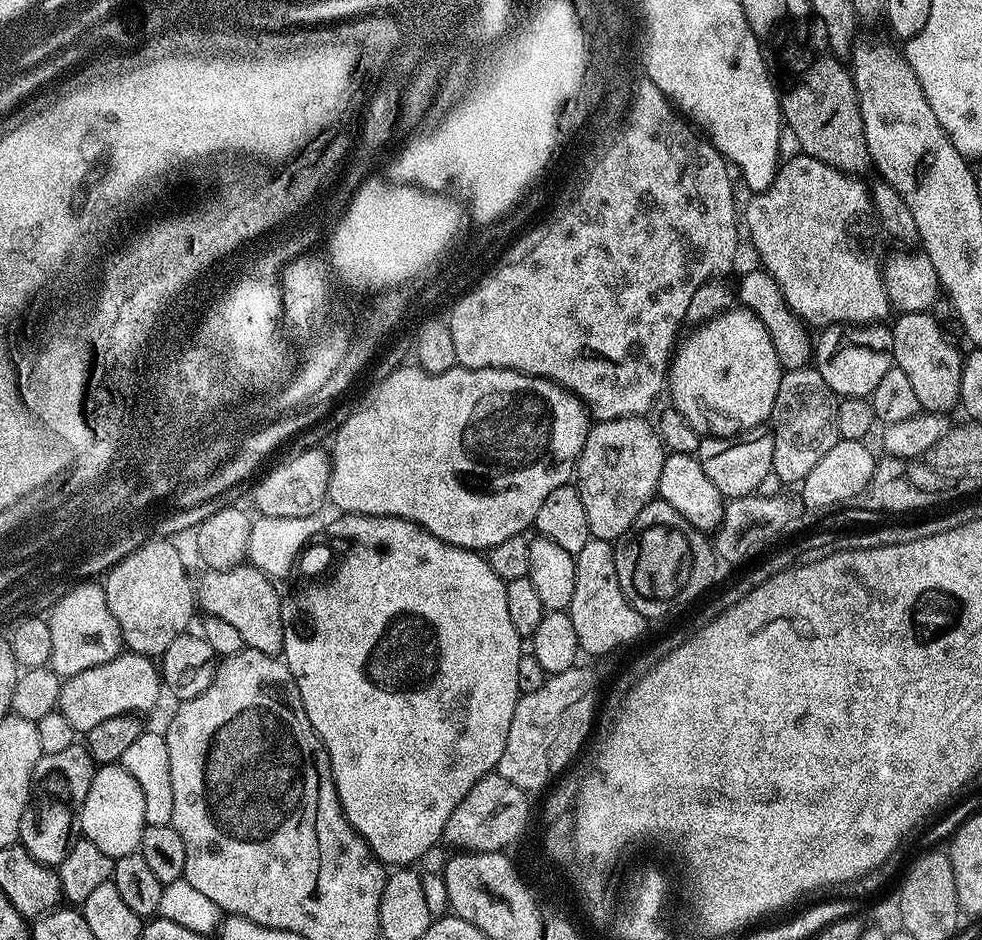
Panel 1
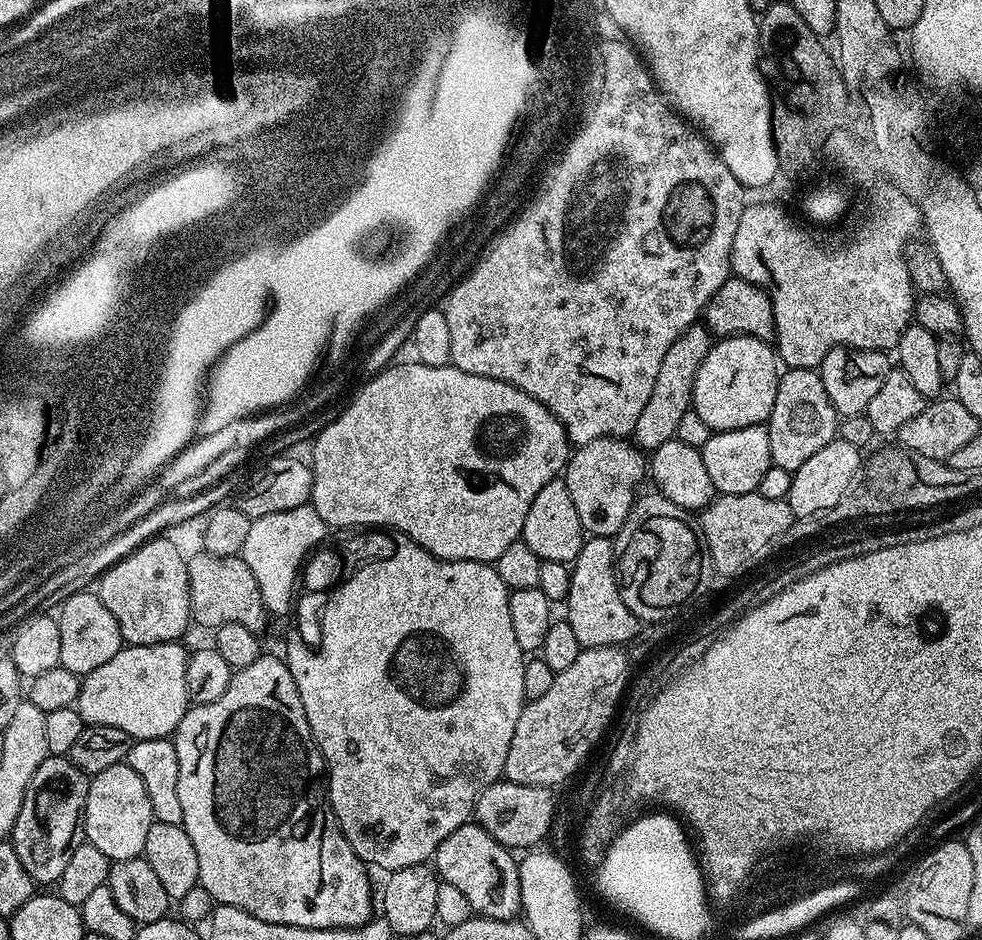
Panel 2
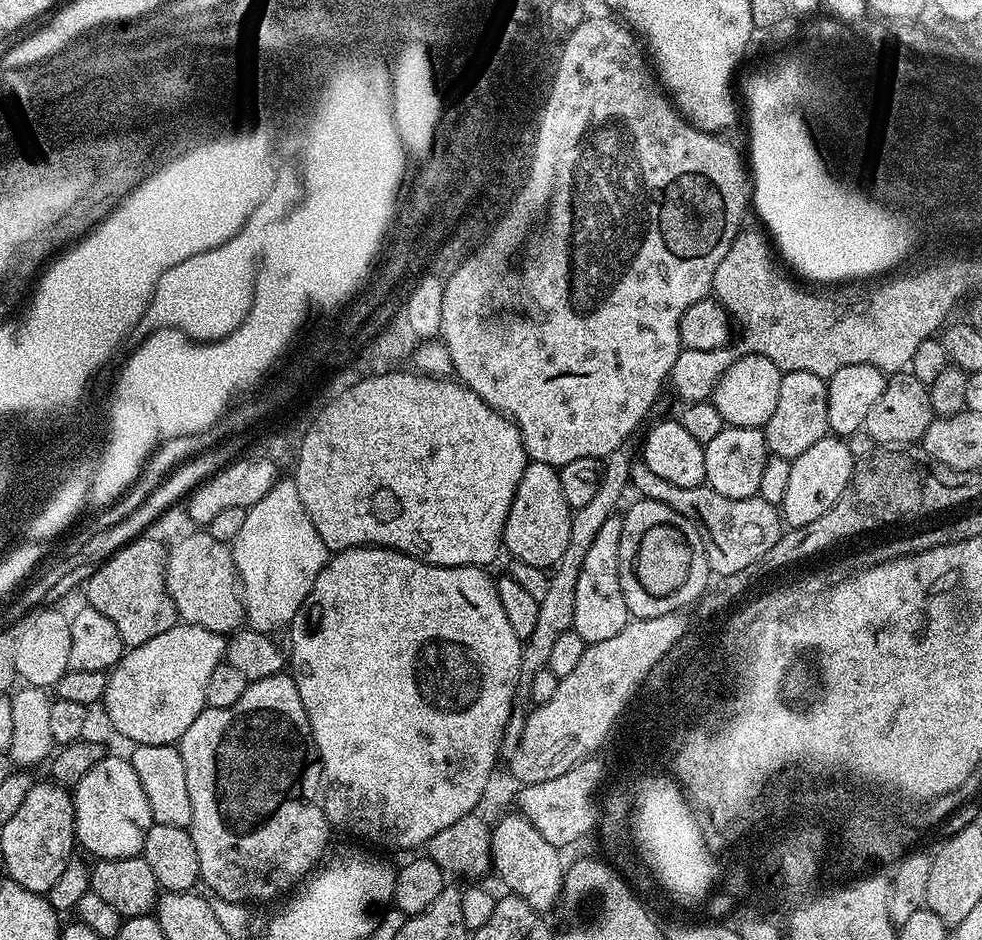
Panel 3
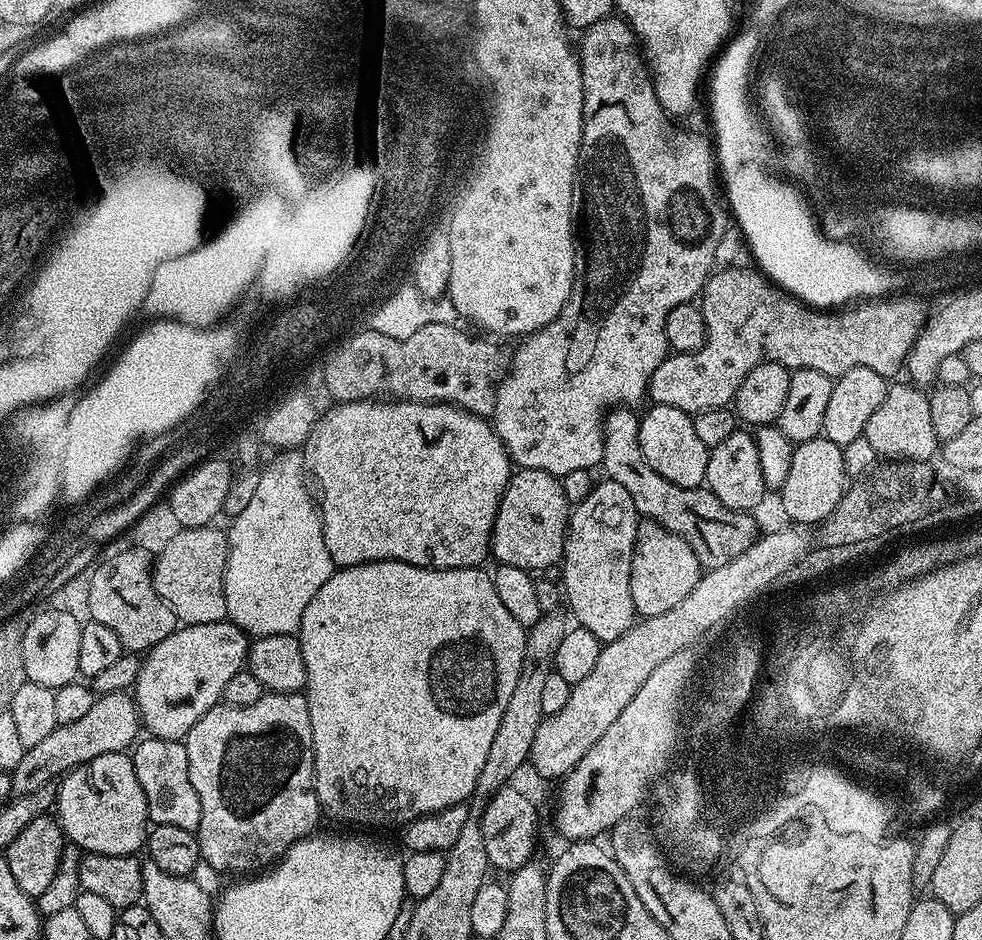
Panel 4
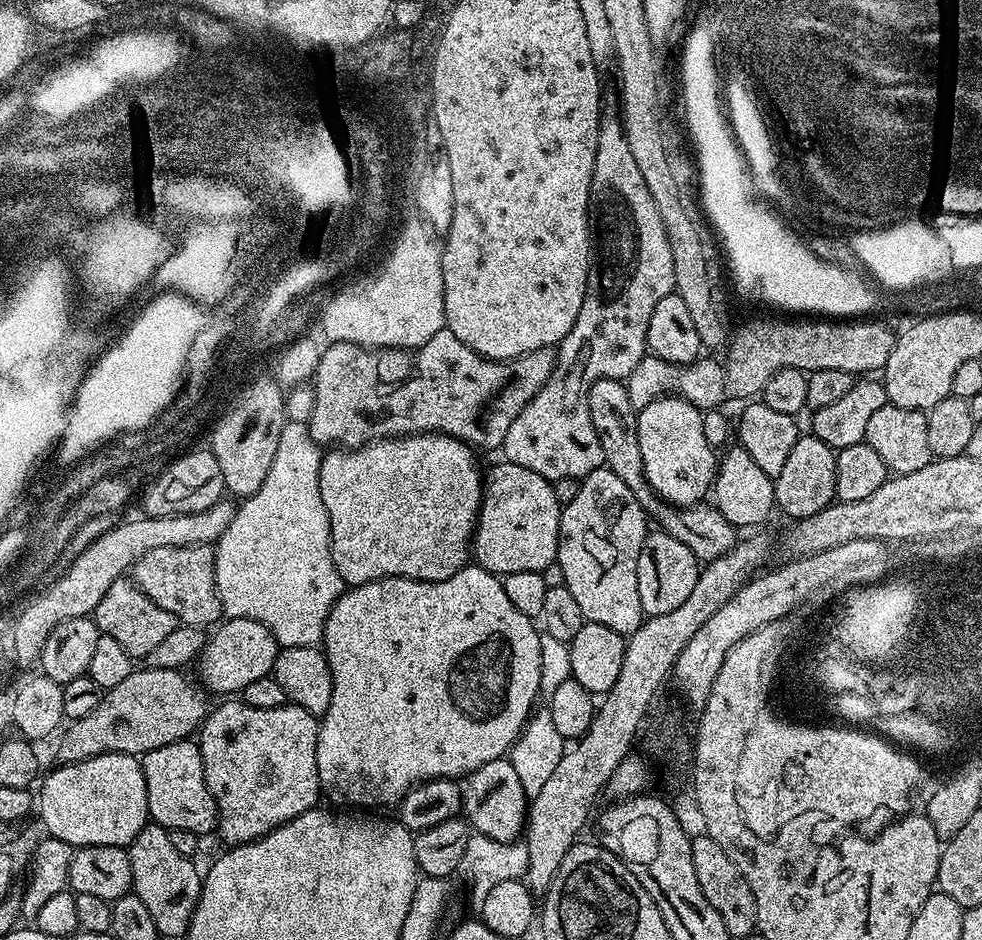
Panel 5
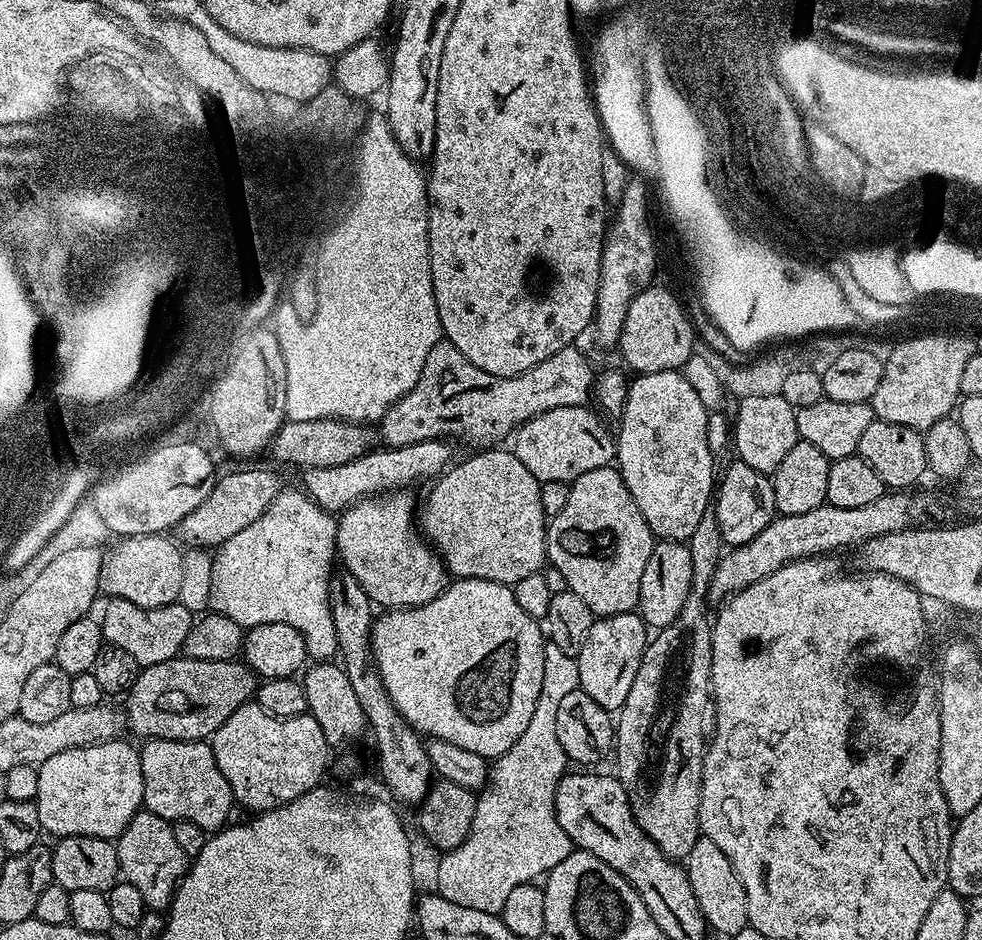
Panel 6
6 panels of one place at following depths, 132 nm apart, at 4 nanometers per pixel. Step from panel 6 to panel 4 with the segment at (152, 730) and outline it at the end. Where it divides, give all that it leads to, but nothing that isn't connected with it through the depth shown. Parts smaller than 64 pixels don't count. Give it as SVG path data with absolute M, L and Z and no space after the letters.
M111 692L105 696L97 695L94 707L90 714L85 714L79 722L66 722L57 724L38 746L30 746L24 749L22 762L12 771L12 791L17 797L23 798L30 795L38 786L45 785L46 782L59 781L68 775L75 768L80 768L86 762L94 758L102 758L102 754L114 754L115 752L124 752L131 749L137 743L138 737L142 732L141 712L137 708L137 702L128 692Z

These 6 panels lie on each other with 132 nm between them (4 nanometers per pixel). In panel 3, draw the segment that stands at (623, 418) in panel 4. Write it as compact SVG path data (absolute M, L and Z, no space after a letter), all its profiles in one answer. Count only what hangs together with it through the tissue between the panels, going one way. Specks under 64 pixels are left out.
M643 462L633 463L633 489L640 491L639 495L646 500L657 500L682 514L696 527L702 538L702 546L706 550L709 569L717 577L726 574L738 574L738 570L746 570L750 562L758 562L774 542L782 535L782 516L777 505L766 502L760 495L750 498L722 498L710 487L683 488L658 478L654 470L650 470Z

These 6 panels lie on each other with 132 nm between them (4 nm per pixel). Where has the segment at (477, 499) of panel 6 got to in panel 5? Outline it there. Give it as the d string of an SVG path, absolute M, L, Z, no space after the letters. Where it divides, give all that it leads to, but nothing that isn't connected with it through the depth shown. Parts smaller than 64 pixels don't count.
M499 462L492 468L492 473L487 473L484 480L484 495L480 497L480 515L476 518L476 530L472 534L472 542L470 545L471 555L474 557L475 563L479 567L484 568L487 572L493 573L501 578L521 572L522 570L530 570L531 572L542 572L546 566L556 562L556 551L558 550L558 542L560 541L560 509L562 505L558 502L558 498L552 489L553 481L542 478L542 474L534 474L534 470L526 470L526 466L518 466L507 462Z

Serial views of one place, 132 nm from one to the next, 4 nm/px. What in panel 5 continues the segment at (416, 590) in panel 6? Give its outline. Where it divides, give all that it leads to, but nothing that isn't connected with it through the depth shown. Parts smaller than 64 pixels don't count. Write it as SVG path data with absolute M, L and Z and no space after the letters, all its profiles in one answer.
M418 432L415 434L405 434L402 436L390 436L383 440L372 440L369 444L363 444L361 448L349 448L347 450L328 450L321 455L320 473L318 474L318 486L322 494L322 506L326 506L326 514L330 518L330 542L332 543L332 565L334 570L338 570L338 574L344 580L345 585L355 586L357 584L365 584L366 582L374 582L382 578L390 578L391 576L401 576L402 578L410 578L411 580L421 580L422 582L438 582L450 578L454 574L458 574L458 570L466 567L470 560L470 545L472 542L472 534L476 530L476 518L480 515L480 497L484 495L484 480L482 472L480 476L480 464L476 461L477 453L471 444L464 443L463 440L447 436L444 432Z

